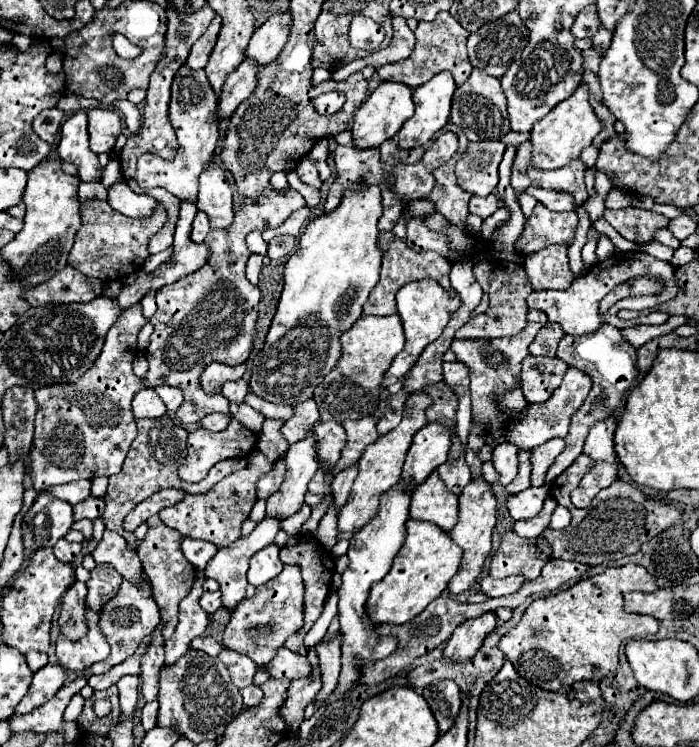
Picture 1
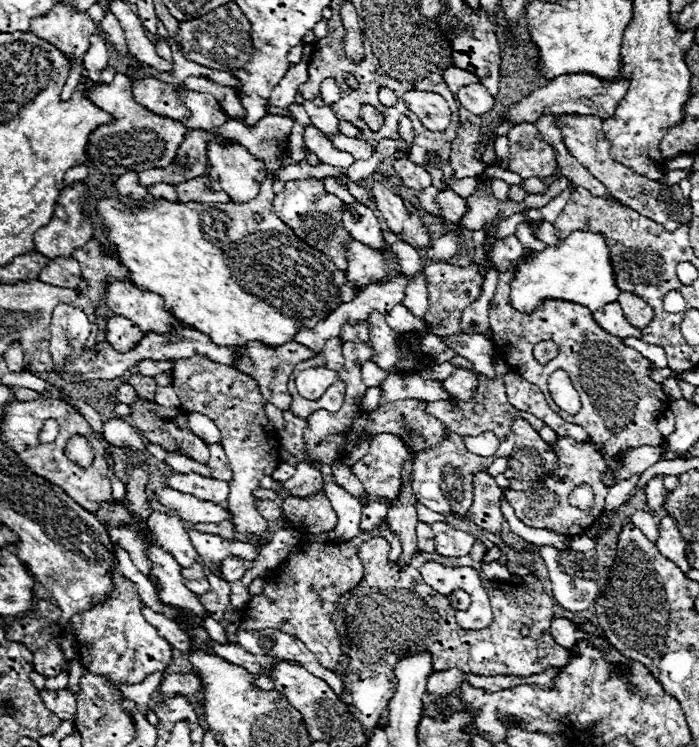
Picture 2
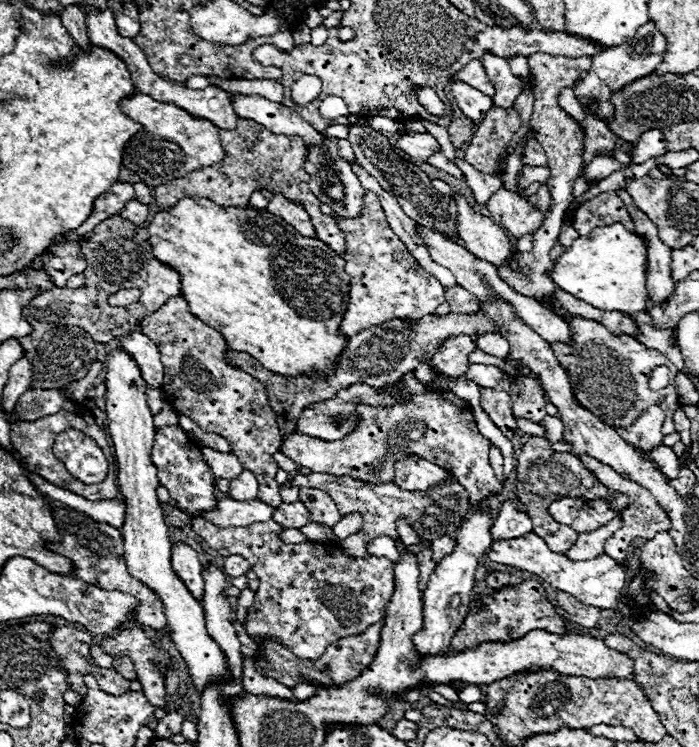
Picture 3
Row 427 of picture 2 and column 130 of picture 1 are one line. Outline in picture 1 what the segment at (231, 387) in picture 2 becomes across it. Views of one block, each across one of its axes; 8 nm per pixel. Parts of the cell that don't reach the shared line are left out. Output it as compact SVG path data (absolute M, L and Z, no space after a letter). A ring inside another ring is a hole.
M96 198L80 204L80 216L82 216L82 226L74 238L68 264L80 270L82 274L100 278L104 282L124 280L130 272L138 272L140 264L144 264L144 260L150 256L148 240L158 230L162 230L162 226L168 220L168 214L162 204L158 204L152 216L148 218L128 218L116 212L108 202L96 200Z

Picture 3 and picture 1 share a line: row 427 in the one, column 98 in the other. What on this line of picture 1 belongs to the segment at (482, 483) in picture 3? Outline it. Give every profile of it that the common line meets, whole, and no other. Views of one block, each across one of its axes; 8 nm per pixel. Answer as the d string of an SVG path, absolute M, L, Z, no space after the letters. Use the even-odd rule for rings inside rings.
M140 304L124 310L106 336L104 350L96 364L76 384L54 384L34 392L38 402L34 446L30 452L32 482L36 490L56 484L68 484L80 478L112 476L120 472L124 456L136 438L136 418L132 414L132 398L136 392L148 388L142 378L134 376L132 362L136 354L136 338L148 320ZM58 428L74 428L72 432Z

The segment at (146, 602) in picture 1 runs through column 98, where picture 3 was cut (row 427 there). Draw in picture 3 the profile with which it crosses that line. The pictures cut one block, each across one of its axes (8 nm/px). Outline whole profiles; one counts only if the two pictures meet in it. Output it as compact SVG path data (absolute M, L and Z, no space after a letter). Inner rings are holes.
M560 314L564 322L570 326L570 342L552 342L550 348L554 350L554 356L566 370L574 396L580 406L594 412L594 416L600 416L600 420L612 428L628 428L634 424L634 420L648 408L648 406L660 406L666 412L666 422L662 428L662 434L668 436L674 432L672 414L680 406L678 392L676 392L676 368L674 364L660 352L646 348L632 336L616 336L604 328L604 324L596 324L594 320L580 320L568 314ZM656 366L668 366L670 370L670 384L664 390L650 390L646 384L646 376L650 368ZM632 378L634 386L632 388Z

